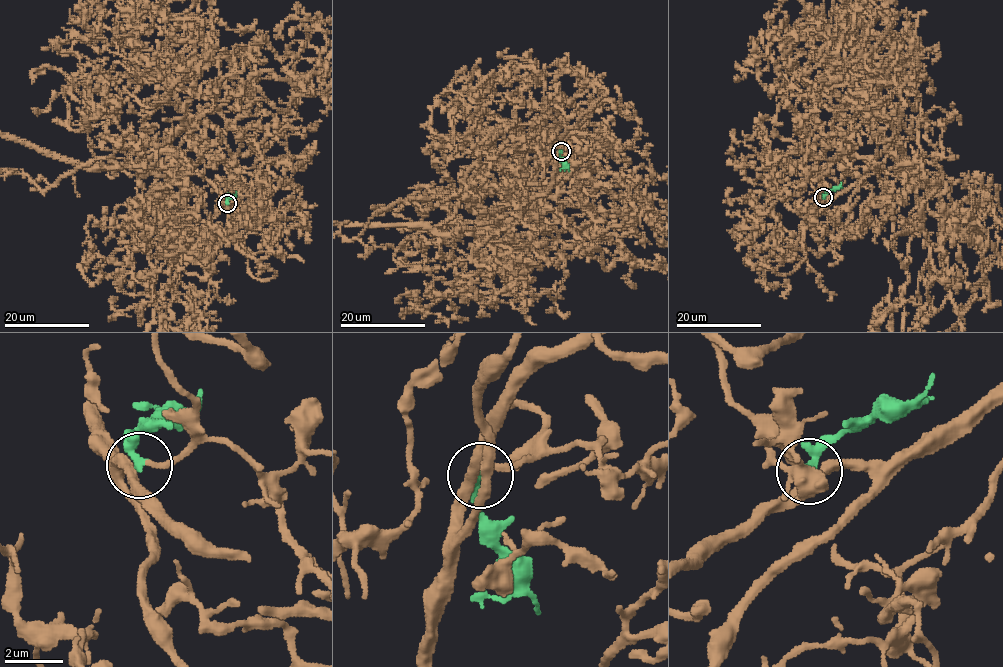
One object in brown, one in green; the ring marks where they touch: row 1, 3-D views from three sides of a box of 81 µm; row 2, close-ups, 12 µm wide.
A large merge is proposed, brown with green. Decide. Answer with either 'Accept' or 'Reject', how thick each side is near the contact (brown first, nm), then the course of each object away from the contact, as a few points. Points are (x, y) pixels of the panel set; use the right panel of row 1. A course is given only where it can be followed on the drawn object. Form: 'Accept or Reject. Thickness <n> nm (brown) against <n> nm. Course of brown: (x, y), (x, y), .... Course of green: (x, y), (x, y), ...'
Accept. Thickness 300 nm (brown) against 340 nm. Course of brown: (823, 197), (846, 192), (893, 144), (909, 164), (902, 167), (899, 142), (891, 153), (862, 150), (852, 108). Course of green: (823, 197), (841, 183)

